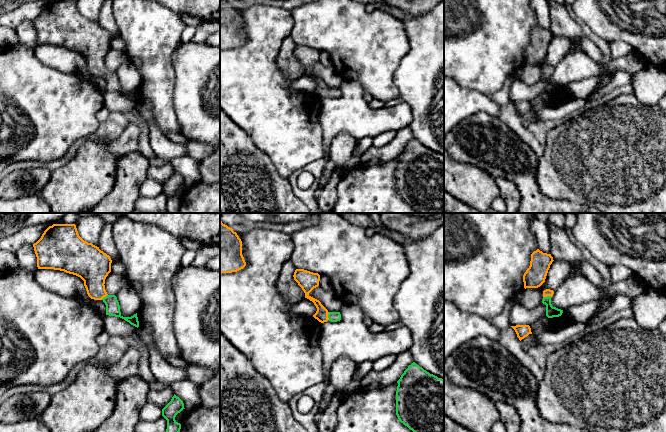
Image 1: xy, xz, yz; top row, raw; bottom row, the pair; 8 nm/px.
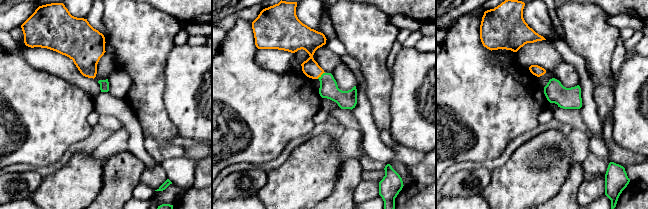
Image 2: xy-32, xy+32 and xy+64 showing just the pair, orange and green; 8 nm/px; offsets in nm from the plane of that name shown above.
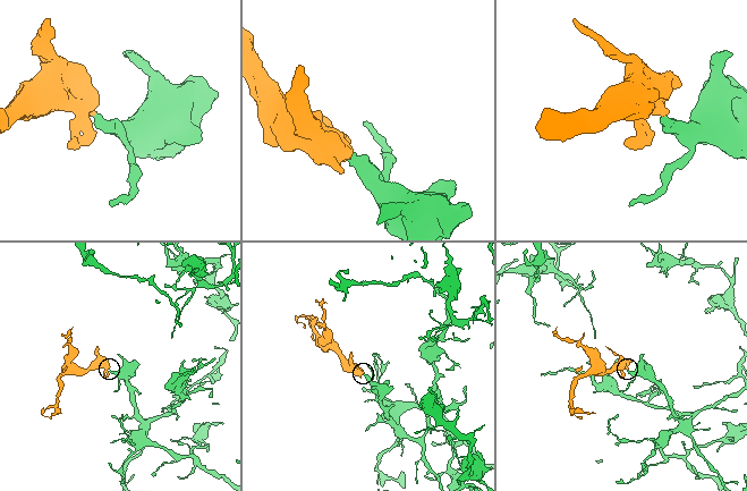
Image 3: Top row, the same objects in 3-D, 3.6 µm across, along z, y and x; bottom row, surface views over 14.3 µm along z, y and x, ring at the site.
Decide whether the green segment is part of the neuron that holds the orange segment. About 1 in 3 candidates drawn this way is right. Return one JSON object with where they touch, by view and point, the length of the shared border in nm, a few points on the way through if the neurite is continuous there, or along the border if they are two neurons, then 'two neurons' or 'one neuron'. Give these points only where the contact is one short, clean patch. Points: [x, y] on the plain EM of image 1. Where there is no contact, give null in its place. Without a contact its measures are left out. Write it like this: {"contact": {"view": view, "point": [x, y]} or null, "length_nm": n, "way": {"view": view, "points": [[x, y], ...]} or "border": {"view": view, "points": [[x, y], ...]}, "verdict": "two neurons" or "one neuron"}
{"contact": {"view": "yz", "point": [547, 71]}, "length_nm": 70, "way": {"view": "yz", "points": [[547, 68], [547, 71], [547, 78], [551, 87]]}, "verdict": "one neuron"}

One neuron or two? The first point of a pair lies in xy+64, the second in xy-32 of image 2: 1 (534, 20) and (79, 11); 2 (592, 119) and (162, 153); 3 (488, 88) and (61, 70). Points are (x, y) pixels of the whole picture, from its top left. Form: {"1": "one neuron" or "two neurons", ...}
{"1": "one neuron", "2": "one neuron", "3": "two neurons"}

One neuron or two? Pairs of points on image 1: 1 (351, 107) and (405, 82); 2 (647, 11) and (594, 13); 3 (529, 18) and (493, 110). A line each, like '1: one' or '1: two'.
1: two
2: one
3: two

